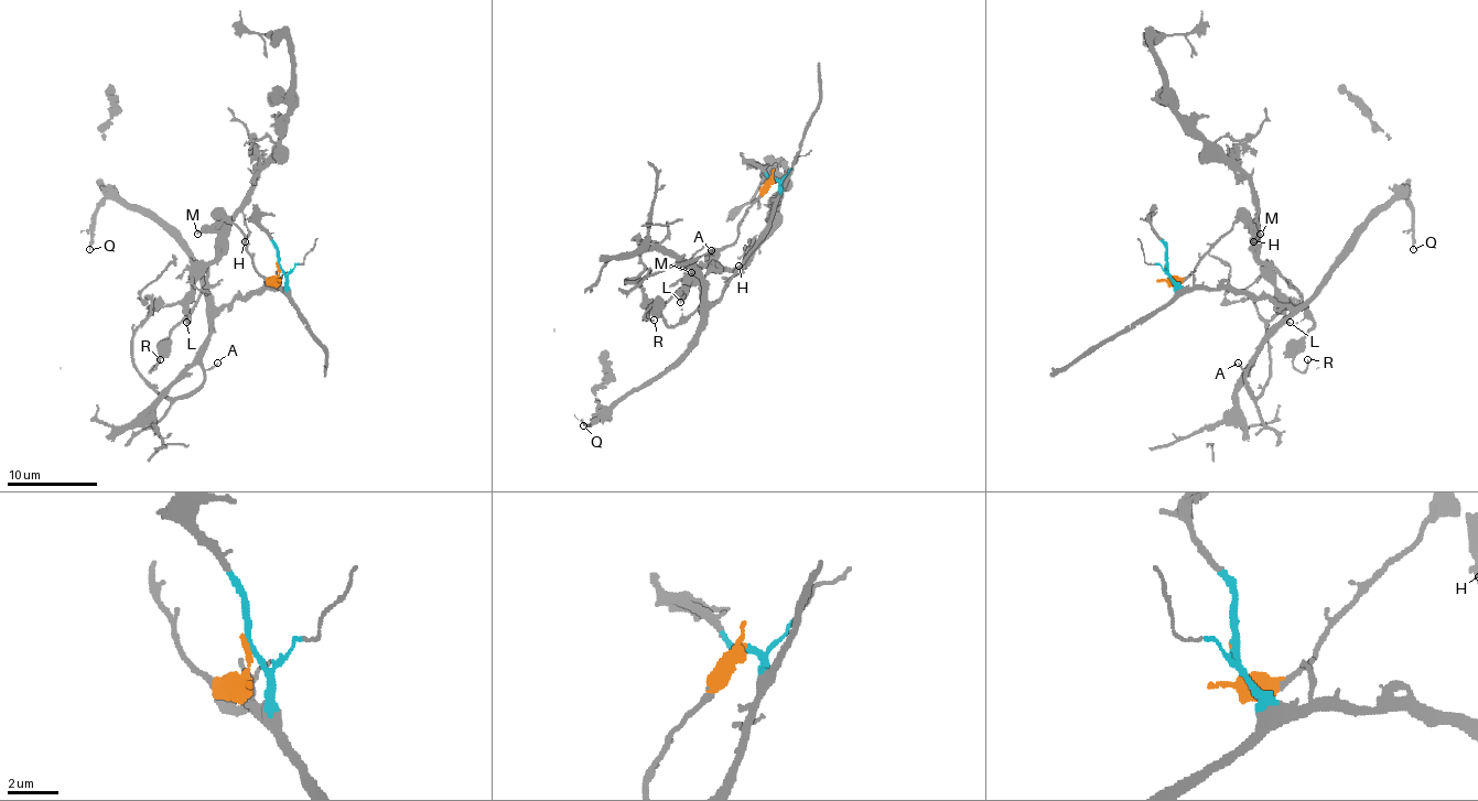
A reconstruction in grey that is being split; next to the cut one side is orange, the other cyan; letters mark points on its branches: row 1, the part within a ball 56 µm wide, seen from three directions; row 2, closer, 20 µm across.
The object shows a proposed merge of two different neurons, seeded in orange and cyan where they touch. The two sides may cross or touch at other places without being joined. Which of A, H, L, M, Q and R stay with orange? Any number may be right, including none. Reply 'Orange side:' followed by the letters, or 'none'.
Orange side: H, L, M, R

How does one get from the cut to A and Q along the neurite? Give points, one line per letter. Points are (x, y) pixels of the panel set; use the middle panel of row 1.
A: (773, 177), (780, 186), (770, 225), (714, 302), (705, 298), (696, 266), (701, 257), (712, 250)
Q: (773, 177), (780, 186), (770, 225), (712, 306), (689, 347), (648, 383), (610, 407), (592, 424), (583, 424)

